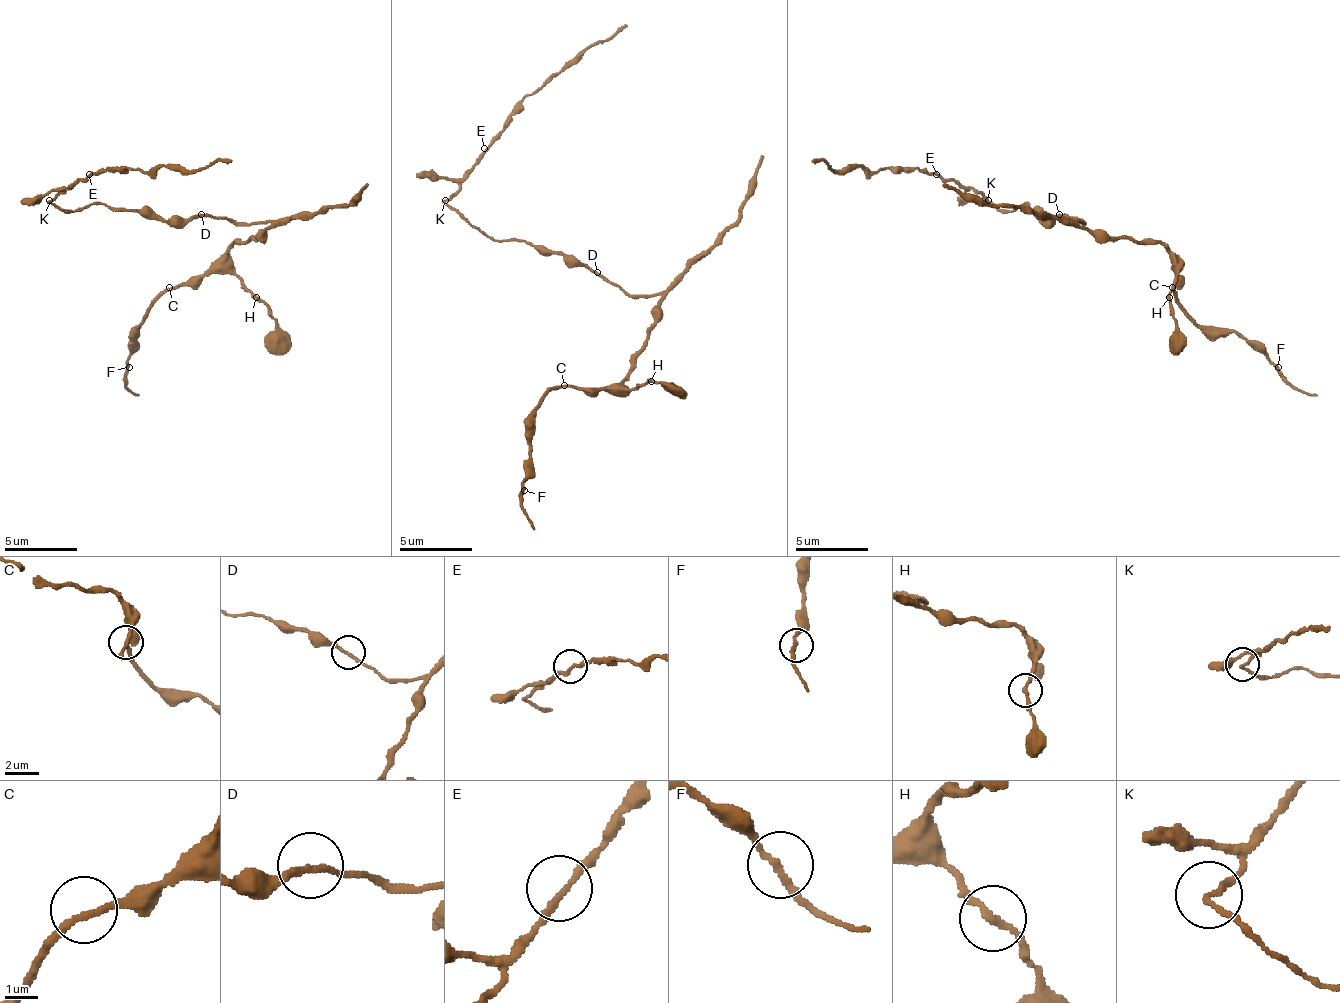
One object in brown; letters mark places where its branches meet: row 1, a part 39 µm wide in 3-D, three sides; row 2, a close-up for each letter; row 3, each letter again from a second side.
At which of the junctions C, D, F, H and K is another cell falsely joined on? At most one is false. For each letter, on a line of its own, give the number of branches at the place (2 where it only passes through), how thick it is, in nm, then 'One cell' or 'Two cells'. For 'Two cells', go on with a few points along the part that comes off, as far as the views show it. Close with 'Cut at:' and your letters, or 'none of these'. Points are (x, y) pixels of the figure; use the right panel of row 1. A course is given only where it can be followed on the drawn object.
C: Branches: 2. Thickness 190 nm. One cell
D: Branches: 2. Thickness 190 nm. One cell
F: Branches: 2. Thickness 180 nm. One cell
H: Branches: 2. Thickness 180 nm. One cell
K: Branches: 2. Thickness 160 nm. Two cells. Course of the part to remove: (987, 199), (936, 174), (889, 167), (834, 170), (823, 159), (812, 163)
Cut at: K

